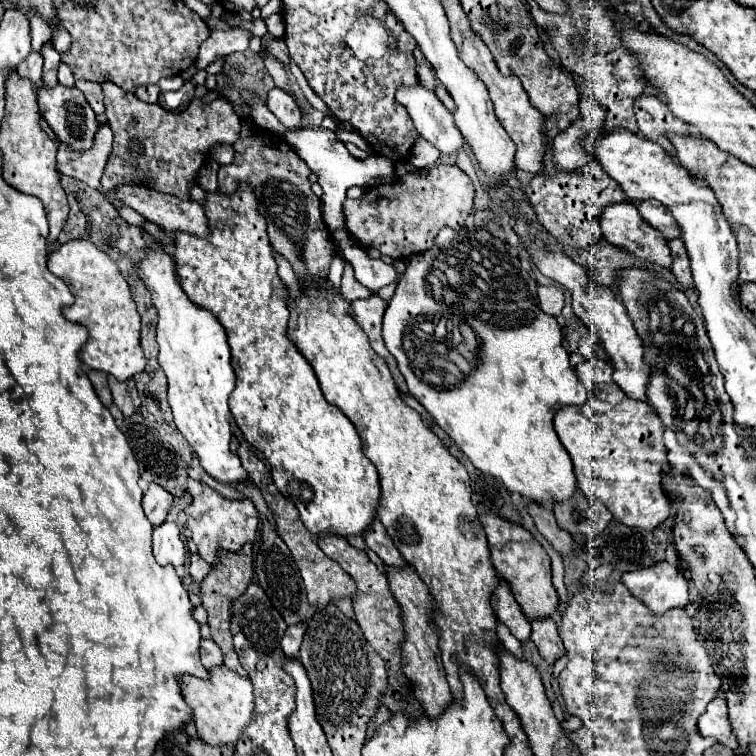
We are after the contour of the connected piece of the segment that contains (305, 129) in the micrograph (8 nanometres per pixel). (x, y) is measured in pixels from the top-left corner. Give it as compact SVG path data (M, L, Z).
M300 126L296 130L286 130L284 134L286 142L296 150L296 154L310 166L312 172L318 174L318 184L322 186L322 214L324 222L330 228L330 232L336 232L344 228L344 216L342 216L342 202L346 198L346 190L352 186L378 186L394 182L394 164L388 162L388 158L382 158L378 154L368 156L366 160L354 158L344 144L336 142L334 130L322 128L322 126Z

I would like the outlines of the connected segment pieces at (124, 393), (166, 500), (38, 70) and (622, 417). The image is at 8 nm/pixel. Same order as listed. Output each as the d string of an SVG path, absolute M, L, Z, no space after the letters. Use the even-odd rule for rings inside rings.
M108 376L108 384L114 396L114 404L124 412L124 416L132 416L140 408L140 398L134 380L128 382L118 382L116 378Z
M154 482L148 486L148 490L144 492L142 506L144 506L144 512L146 512L148 520L152 522L152 526L158 526L166 520L172 502L174 502L174 496L170 492L166 492L162 486L158 486Z
M32 52L20 66L18 66L18 76L28 78L36 88L40 88L40 78L42 78L42 54Z
M592 358L584 360L576 366L578 378L584 382L588 388L588 402L584 406L564 406L562 410L556 412L554 416L554 428L558 432L560 442L568 450L572 462L574 462L574 472L576 478L582 486L582 480L592 480L594 482L594 496L612 512L612 516L630 526L630 528L640 528L640 530L654 530L660 526L668 516L670 516L670 502L668 496L662 490L662 472L668 470L668 460L666 460L666 446L662 442L662 432L664 426L660 418L656 418L652 406L640 400L628 398L620 386L612 380L612 366L604 360Z

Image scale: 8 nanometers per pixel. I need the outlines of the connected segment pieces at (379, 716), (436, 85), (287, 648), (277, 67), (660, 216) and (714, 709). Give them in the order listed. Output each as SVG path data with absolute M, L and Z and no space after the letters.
M380 705L376 714L374 715L374 718L372 718L372 722L368 724L368 740L372 737L372 732L376 730L376 726L379 726L383 722L389 720L390 716L390 710L386 706Z
M420 48L414 50L414 58L416 58L416 70L418 70L418 80L420 80L420 84L422 84L426 90L434 92L434 94L442 100L442 104L452 112L452 110L454 110L454 102L452 102L452 98L446 94L444 84L434 76L432 64L424 58L424 54L420 52Z
M288 626L284 640L282 640L282 650L284 654L288 654L290 658L298 658L298 650L302 646L302 636L306 632L306 626Z
M268 56L268 58L264 60L264 66L266 66L268 74L274 78L276 86L282 88L282 90L286 90L286 92L290 92L290 88L288 88L288 78L286 78L286 72L284 72L282 62L278 62L274 56Z
M642 200L638 204L638 212L646 222L650 222L654 228L658 228L666 240L680 236L680 228L664 204L660 204L656 200Z
M714 698L708 704L706 712L698 720L698 734L704 738L714 738L718 744L724 744L737 751L739 744L730 728L730 722L728 722L728 710L726 710L724 698Z

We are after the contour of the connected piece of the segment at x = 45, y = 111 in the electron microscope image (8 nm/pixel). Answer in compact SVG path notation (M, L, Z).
M58 84L56 88L48 90L46 86L42 86L38 90L38 106L40 106L40 114L44 116L44 120L56 134L58 142L64 142L70 150L76 150L76 152L86 152L94 146L94 134L98 132L98 120L88 100L78 88L66 88Z

